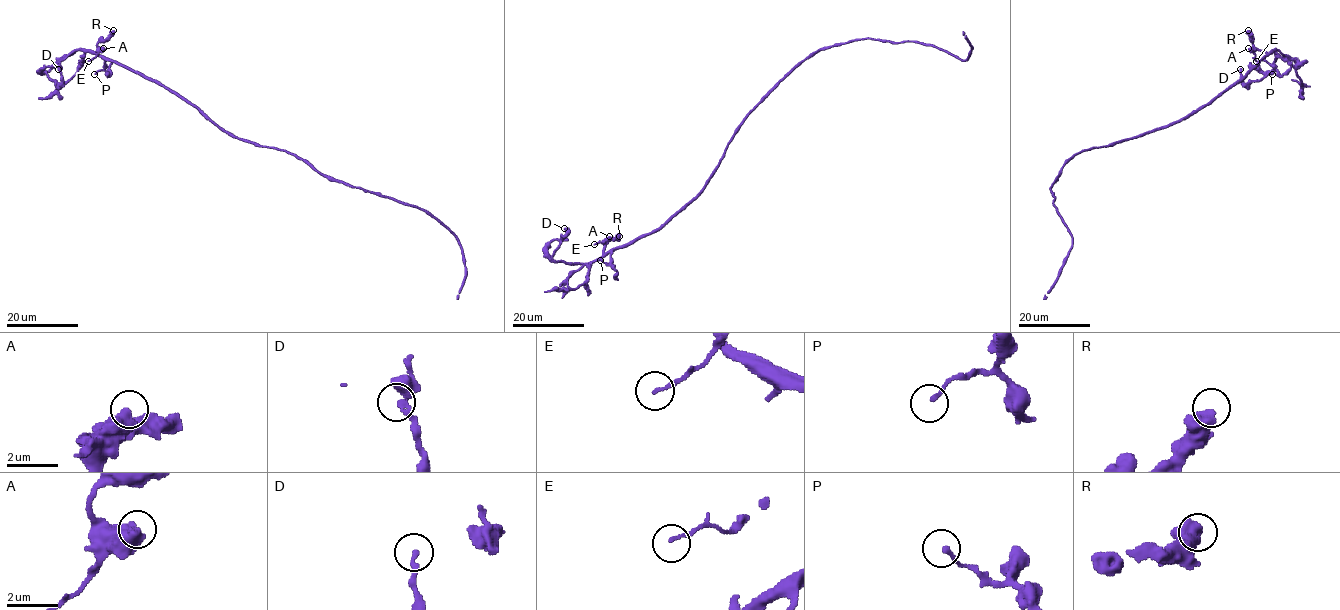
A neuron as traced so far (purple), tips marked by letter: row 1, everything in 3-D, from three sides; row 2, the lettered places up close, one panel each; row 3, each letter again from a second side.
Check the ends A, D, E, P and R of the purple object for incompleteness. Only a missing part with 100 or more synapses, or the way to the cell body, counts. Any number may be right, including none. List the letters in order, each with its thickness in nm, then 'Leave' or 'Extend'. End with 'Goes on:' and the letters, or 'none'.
A: Thickness 600 nm. Leave
D: Thickness 220 nm. Leave
E: Thickness 120 nm. Leave
P: Thickness 160 nm. Leave
R: Thickness 600 nm. Leave
Goes on: none

